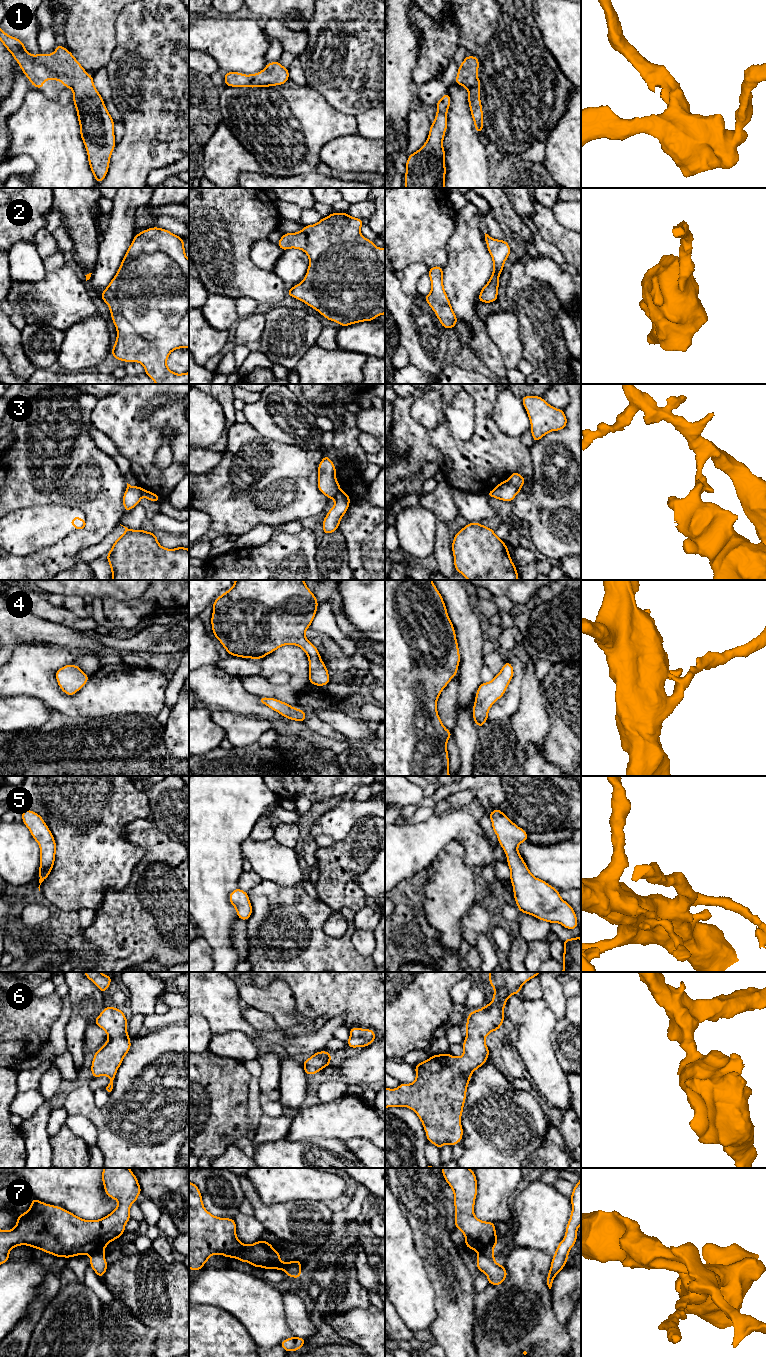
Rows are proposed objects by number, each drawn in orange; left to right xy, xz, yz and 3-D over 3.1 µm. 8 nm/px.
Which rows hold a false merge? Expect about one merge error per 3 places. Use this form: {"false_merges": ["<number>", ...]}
{"false_merges": ["3", "7"]}

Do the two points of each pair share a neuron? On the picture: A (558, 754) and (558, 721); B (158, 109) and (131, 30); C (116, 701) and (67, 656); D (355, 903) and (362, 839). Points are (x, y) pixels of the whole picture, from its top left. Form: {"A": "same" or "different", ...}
{"A": "same", "B": "same", "C": "same", "D": "same"}

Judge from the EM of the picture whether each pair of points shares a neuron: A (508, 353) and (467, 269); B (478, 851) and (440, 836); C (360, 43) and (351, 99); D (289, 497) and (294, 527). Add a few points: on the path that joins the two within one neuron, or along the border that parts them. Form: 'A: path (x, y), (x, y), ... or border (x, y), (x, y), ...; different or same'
A: border (483, 320), (487, 334), (493, 342); different
B: path (469, 842), (462, 835), (449, 835); same
C: path (357, 57), (352, 85); same
D: border (300, 519), (286, 521), (277, 526), (270, 526); different

